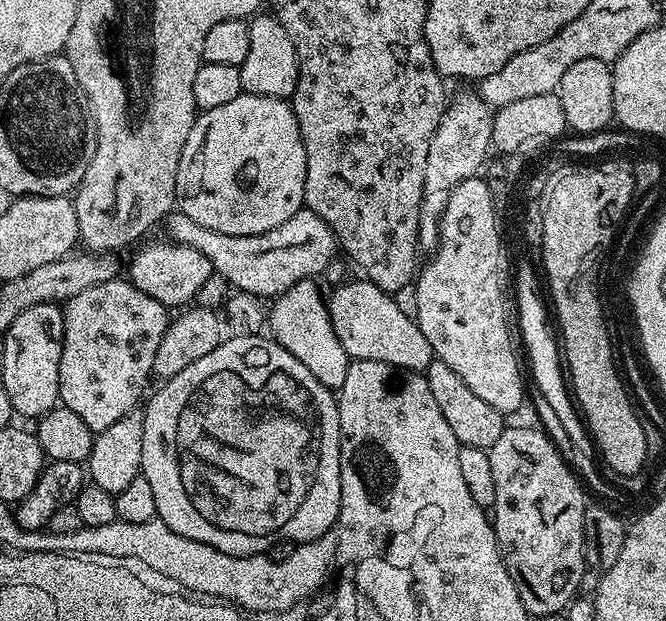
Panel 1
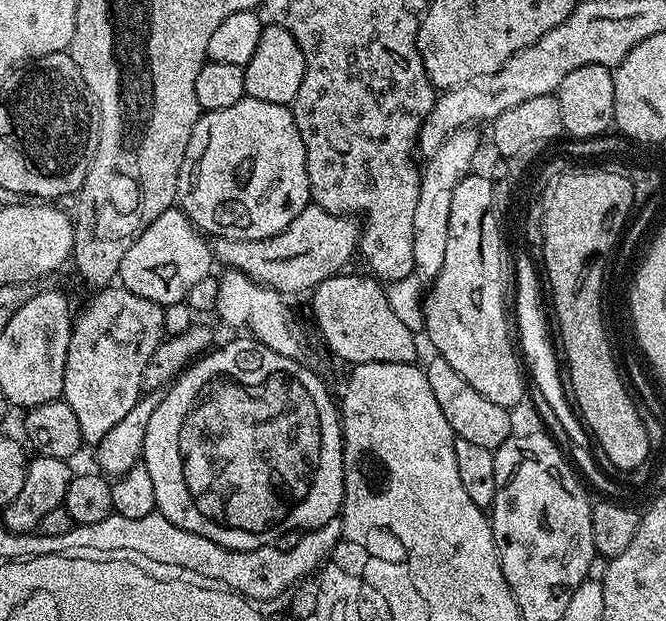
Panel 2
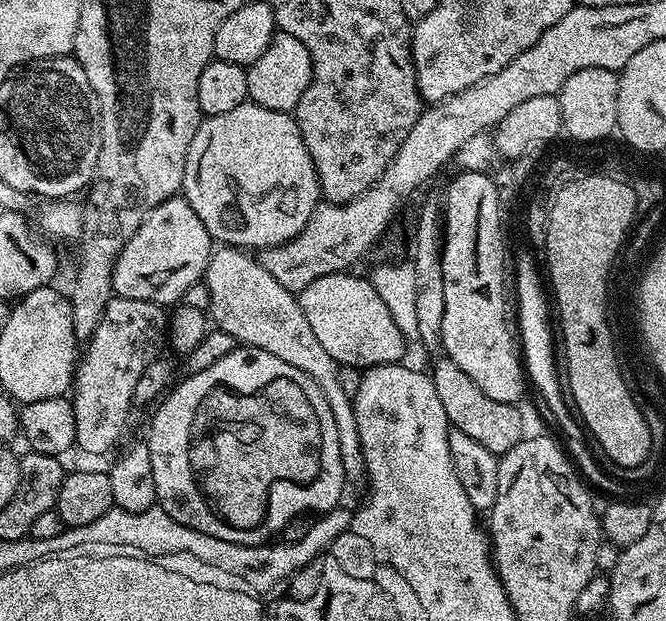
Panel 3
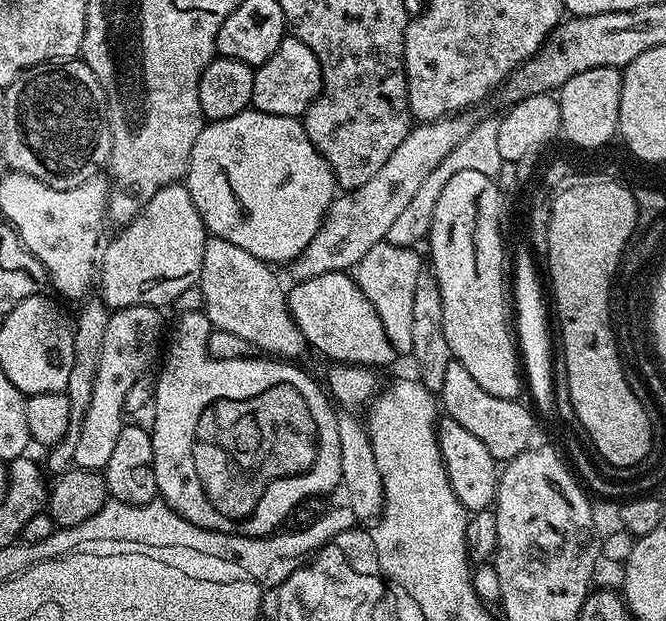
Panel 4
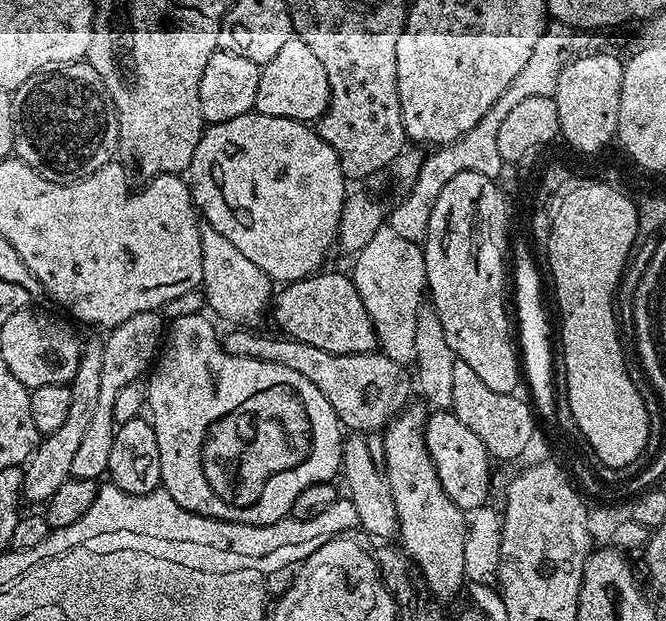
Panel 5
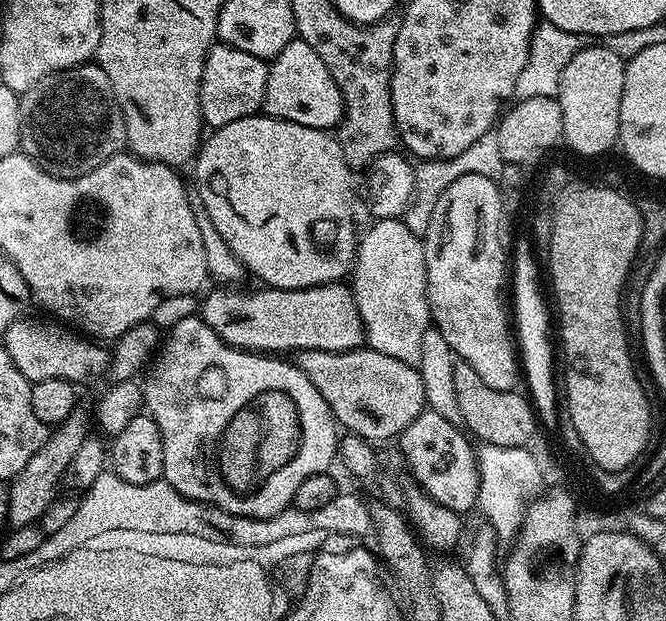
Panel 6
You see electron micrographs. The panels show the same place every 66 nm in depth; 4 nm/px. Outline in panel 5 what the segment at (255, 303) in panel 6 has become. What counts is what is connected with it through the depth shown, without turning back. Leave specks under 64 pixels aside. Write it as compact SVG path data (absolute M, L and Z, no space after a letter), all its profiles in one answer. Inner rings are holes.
M321 270L304 280L293 280L279 289L274 300L276 324L285 337L318 346L331 354L375 353L378 345L375 326L362 304L351 275Z

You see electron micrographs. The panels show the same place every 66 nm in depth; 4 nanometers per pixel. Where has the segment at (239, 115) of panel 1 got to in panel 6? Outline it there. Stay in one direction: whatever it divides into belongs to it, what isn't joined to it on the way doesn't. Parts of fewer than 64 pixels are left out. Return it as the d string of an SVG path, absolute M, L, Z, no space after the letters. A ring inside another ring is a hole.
M257 114L238 118L238 122L230 122L226 126L215 129L212 137L201 143L195 157L196 182L194 189L202 196L202 203L210 214L210 222L214 222L214 230L222 234L226 246L234 250L234 254L249 273L252 272L261 281L261 285L282 290L298 290L299 288L313 288L323 284L334 284L343 281L353 271L356 261L358 231L352 221L352 176L353 169L349 168L346 158L342 154L342 146L339 139L331 131L323 128L311 128L310 126L298 126L298 122L286 122L267 114Z

